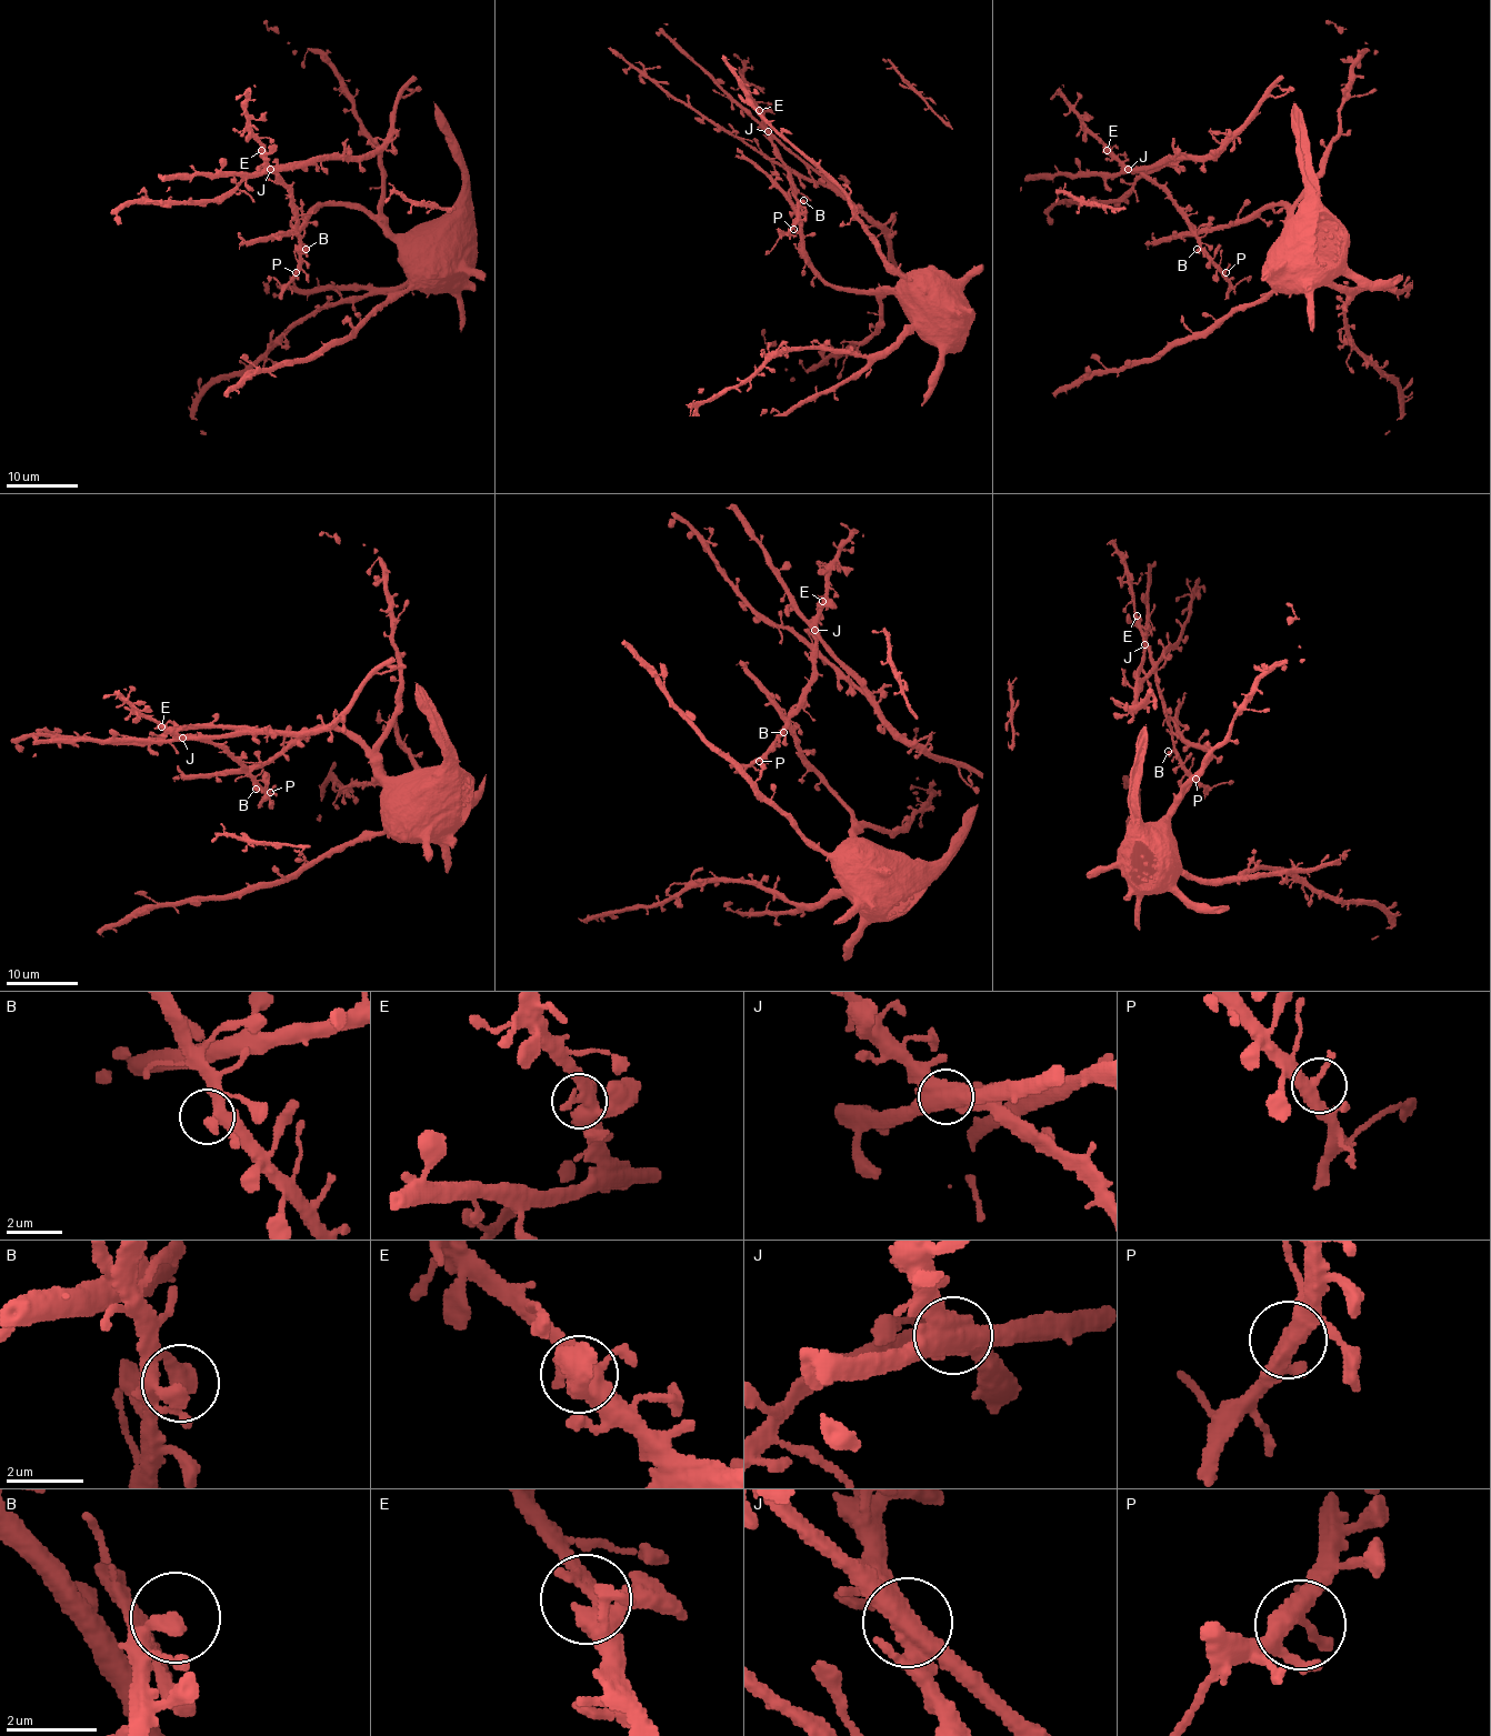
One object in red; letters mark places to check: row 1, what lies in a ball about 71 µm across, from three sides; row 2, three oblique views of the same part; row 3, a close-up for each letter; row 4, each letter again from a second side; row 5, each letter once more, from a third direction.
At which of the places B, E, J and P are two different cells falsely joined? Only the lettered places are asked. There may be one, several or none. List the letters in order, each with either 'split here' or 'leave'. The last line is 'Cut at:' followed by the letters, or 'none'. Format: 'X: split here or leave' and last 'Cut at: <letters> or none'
B: leave
E: leave
J: split here
P: leave
Cut at: J

